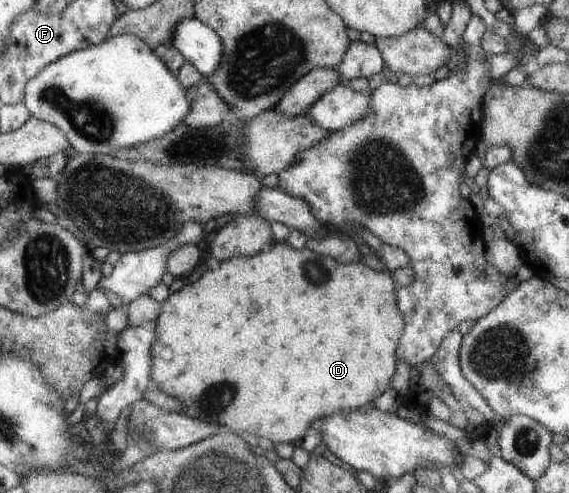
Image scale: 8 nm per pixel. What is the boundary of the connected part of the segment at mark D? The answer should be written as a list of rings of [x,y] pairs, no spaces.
[[[274,241],[270,249],[258,251],[250,256],[233,256],[220,262],[218,269],[206,269],[194,283],[188,283],[167,296],[160,303],[161,311],[155,320],[155,341],[151,348],[149,368],[150,387],[176,397],[183,406],[186,416],[222,425],[232,434],[245,431],[257,439],[264,437],[274,443],[301,439],[309,426],[336,410],[358,410],[373,402],[389,386],[396,367],[398,337],[404,328],[401,314],[395,307],[395,286],[391,273],[382,269],[374,271],[359,262],[338,262],[330,257],[302,247],[295,249],[285,242]]]

